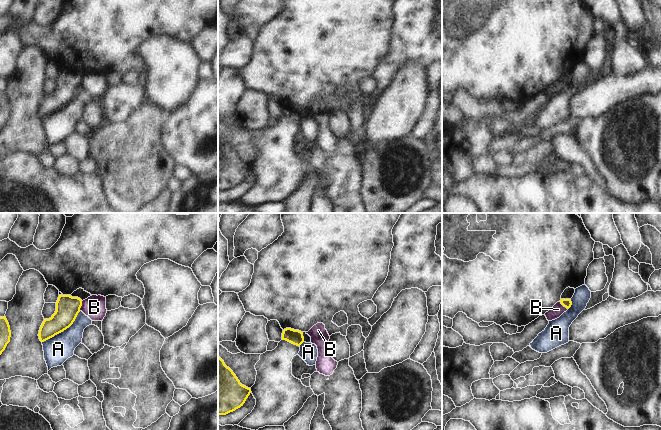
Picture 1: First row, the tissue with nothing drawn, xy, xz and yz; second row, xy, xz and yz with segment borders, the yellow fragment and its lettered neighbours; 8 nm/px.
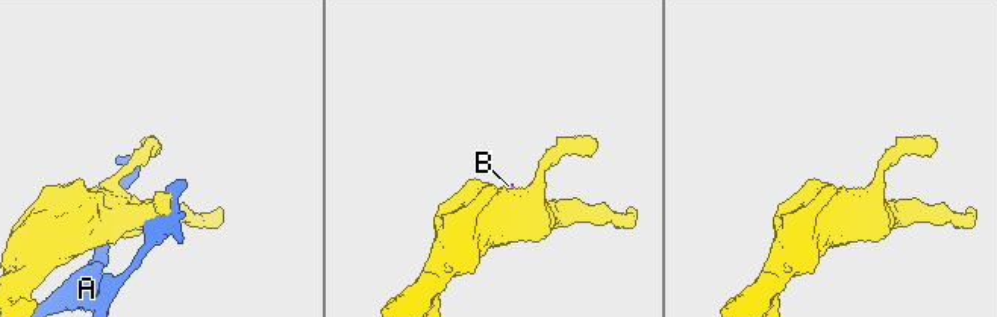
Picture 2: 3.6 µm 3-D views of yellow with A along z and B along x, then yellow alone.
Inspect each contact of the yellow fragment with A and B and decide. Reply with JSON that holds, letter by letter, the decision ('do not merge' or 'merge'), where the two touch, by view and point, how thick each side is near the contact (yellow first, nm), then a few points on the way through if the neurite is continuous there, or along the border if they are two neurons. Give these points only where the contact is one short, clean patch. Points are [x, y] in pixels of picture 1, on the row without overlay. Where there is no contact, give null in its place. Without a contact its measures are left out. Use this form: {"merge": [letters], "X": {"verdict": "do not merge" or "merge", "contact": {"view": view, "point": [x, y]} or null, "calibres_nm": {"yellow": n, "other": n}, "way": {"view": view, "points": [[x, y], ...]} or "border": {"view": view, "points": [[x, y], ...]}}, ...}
{"merge": [], "A": {"verdict": "do not merge", "contact": {"view": "xy", "point": [63, 106]}, "calibres_nm": {"yellow": 190, "other": 220}, "border": {"view": "xy", "points": [[80, 87], [68, 103], [42, 118]]}}, "B": {"verdict": "do not merge", "contact": {"view": "xy", "point": [81, 81]}, "calibres_nm": {"yellow": 190, "other": 180}}}

